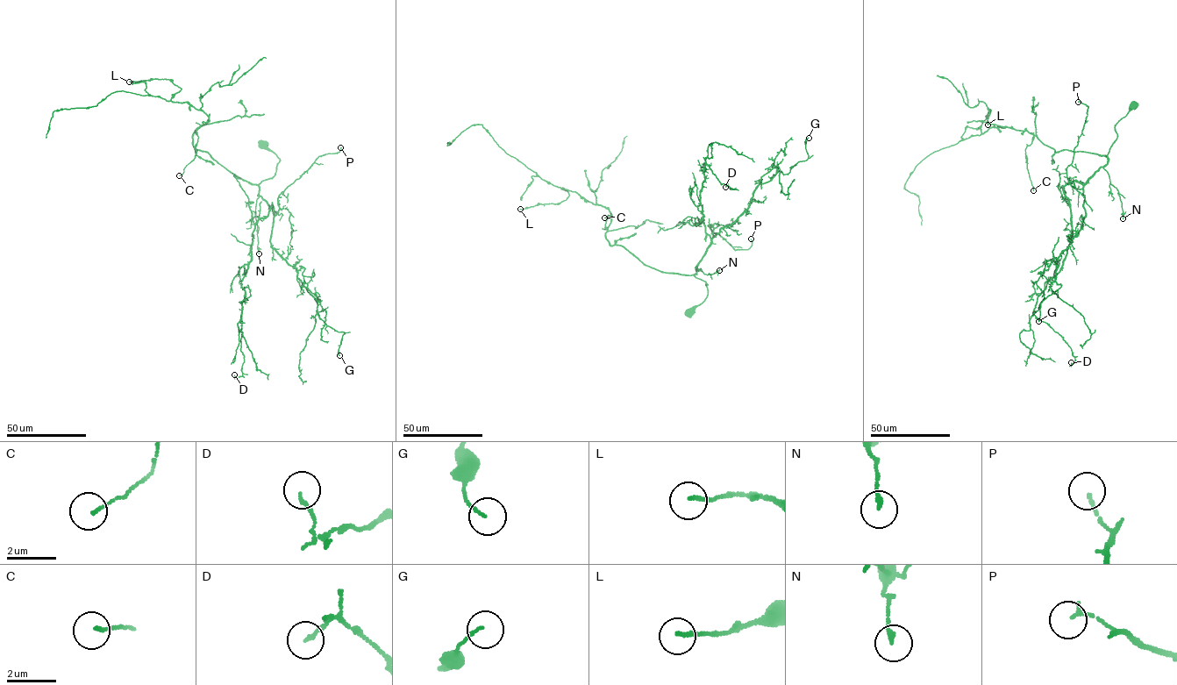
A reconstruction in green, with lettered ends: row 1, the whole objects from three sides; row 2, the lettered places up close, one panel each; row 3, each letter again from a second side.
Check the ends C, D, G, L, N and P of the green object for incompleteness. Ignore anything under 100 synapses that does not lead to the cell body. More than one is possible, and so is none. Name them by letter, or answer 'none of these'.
none of these

